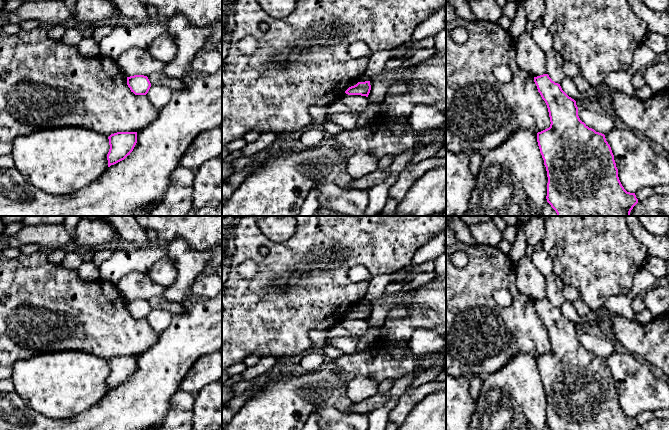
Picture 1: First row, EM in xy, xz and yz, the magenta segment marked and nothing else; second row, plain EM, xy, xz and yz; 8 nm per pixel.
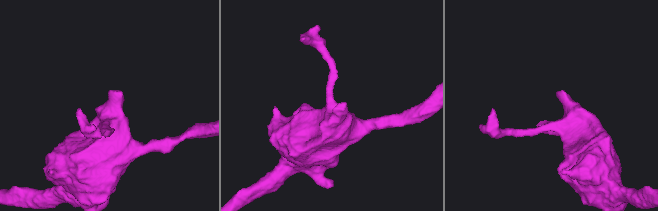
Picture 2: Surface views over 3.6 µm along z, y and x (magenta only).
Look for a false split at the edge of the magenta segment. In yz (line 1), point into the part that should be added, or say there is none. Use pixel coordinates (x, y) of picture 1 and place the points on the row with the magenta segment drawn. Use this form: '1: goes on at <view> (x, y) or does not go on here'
1: does not go on here

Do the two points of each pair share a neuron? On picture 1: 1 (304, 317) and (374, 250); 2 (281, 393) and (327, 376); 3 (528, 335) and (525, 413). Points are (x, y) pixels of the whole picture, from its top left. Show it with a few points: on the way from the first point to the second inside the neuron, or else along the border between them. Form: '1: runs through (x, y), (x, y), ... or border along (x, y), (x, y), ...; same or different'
1: runs through (312, 296), (353, 255); same
2: runs through (292, 392), (300, 385), (316, 384); same
3: border along (536, 356), (517, 353), (506, 364); different

